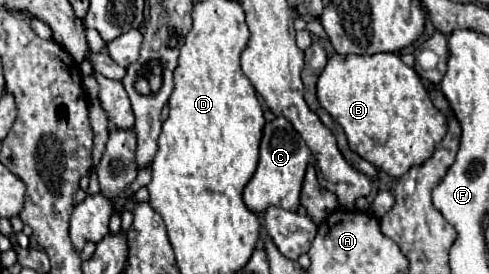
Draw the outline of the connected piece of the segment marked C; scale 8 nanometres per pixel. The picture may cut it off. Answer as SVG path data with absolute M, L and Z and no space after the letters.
M276 118L264 126L264 136L260 144L260 162L258 170L244 188L244 204L254 214L262 216L268 206L280 206L286 210L298 210L300 206L300 190L302 180L306 174L306 166L312 152L306 146L306 142L300 138L300 134L292 128L292 124L286 118Z

